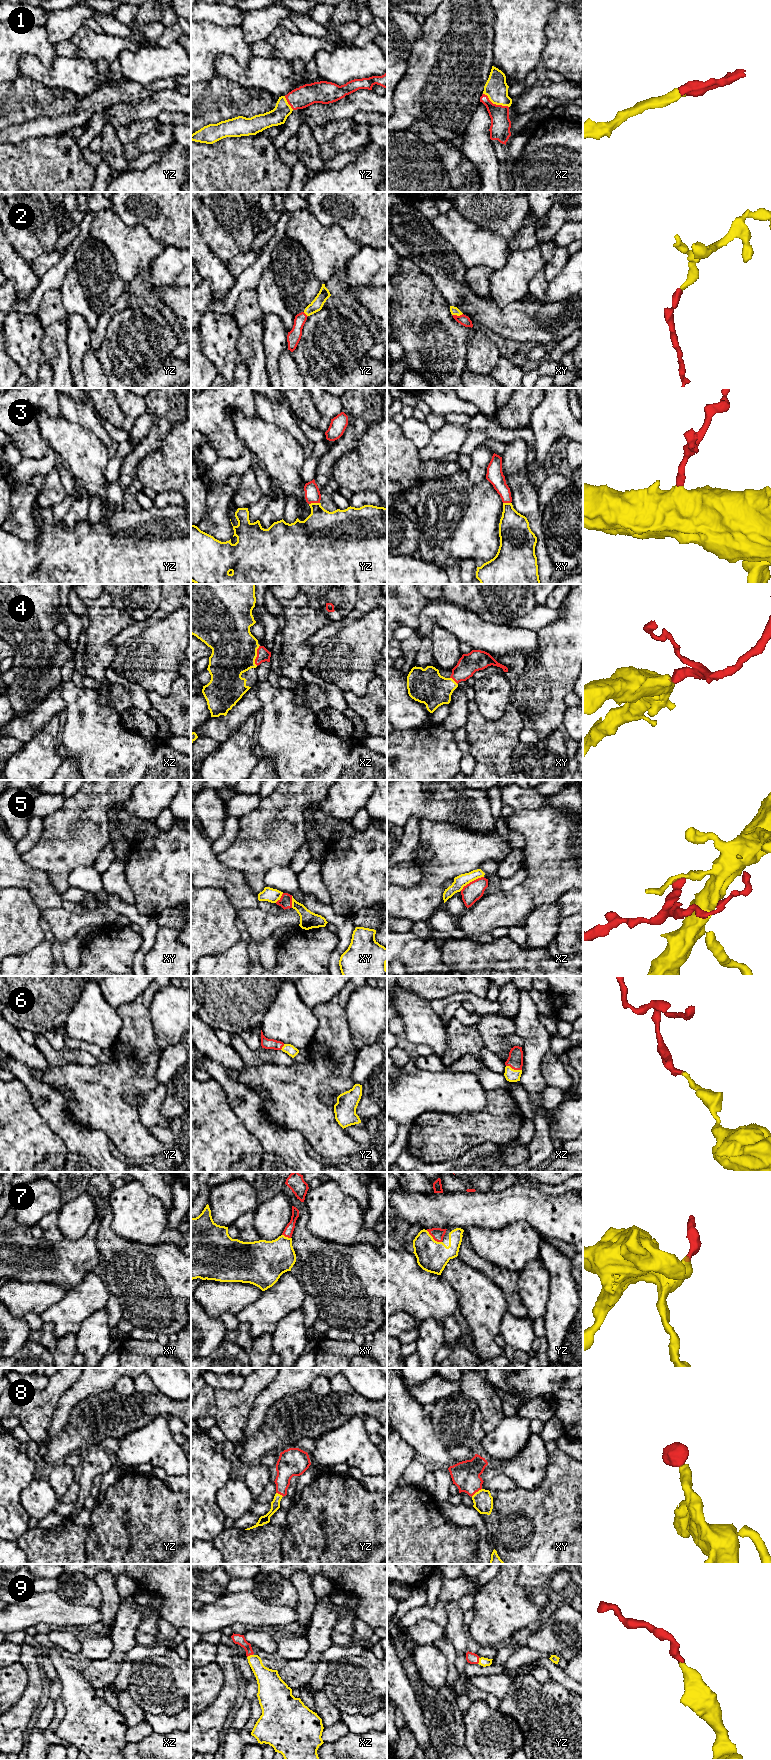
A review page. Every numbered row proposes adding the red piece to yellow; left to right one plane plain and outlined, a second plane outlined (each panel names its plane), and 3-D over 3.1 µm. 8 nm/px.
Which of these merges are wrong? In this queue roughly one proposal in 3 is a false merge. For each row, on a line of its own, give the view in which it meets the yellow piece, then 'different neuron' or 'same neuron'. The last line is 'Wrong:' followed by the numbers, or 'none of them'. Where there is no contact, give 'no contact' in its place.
1: contact in xz; same neuron
2: contact in xy; same neuron
3: contact in yz; same neuron
4: contact in xz; same neuron
5: contact in xz; different neuron
6: contact in xz; same neuron
7: contact in yz; same neuron
8: contact in xy; same neuron
9: contact in yz; same neuron
Wrong: 5

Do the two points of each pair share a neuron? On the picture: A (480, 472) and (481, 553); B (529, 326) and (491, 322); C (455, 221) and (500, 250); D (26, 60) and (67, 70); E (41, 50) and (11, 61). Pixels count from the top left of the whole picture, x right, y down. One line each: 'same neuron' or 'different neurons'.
A: different neurons
B: same neuron
C: same neuron
D: same neuron
E: same neuron

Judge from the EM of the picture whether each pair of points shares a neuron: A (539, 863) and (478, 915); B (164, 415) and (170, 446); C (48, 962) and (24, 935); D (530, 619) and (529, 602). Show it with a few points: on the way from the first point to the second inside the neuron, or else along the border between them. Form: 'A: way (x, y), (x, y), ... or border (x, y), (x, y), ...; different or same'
A: way (534, 882), (507, 909), (497, 910); same
B: border (180, 420), (162, 440), (161, 445), (152, 451); different
C: border (45, 939), (31, 950), (14, 955); different
D: border (536, 604), (527, 613), (508, 619); different

